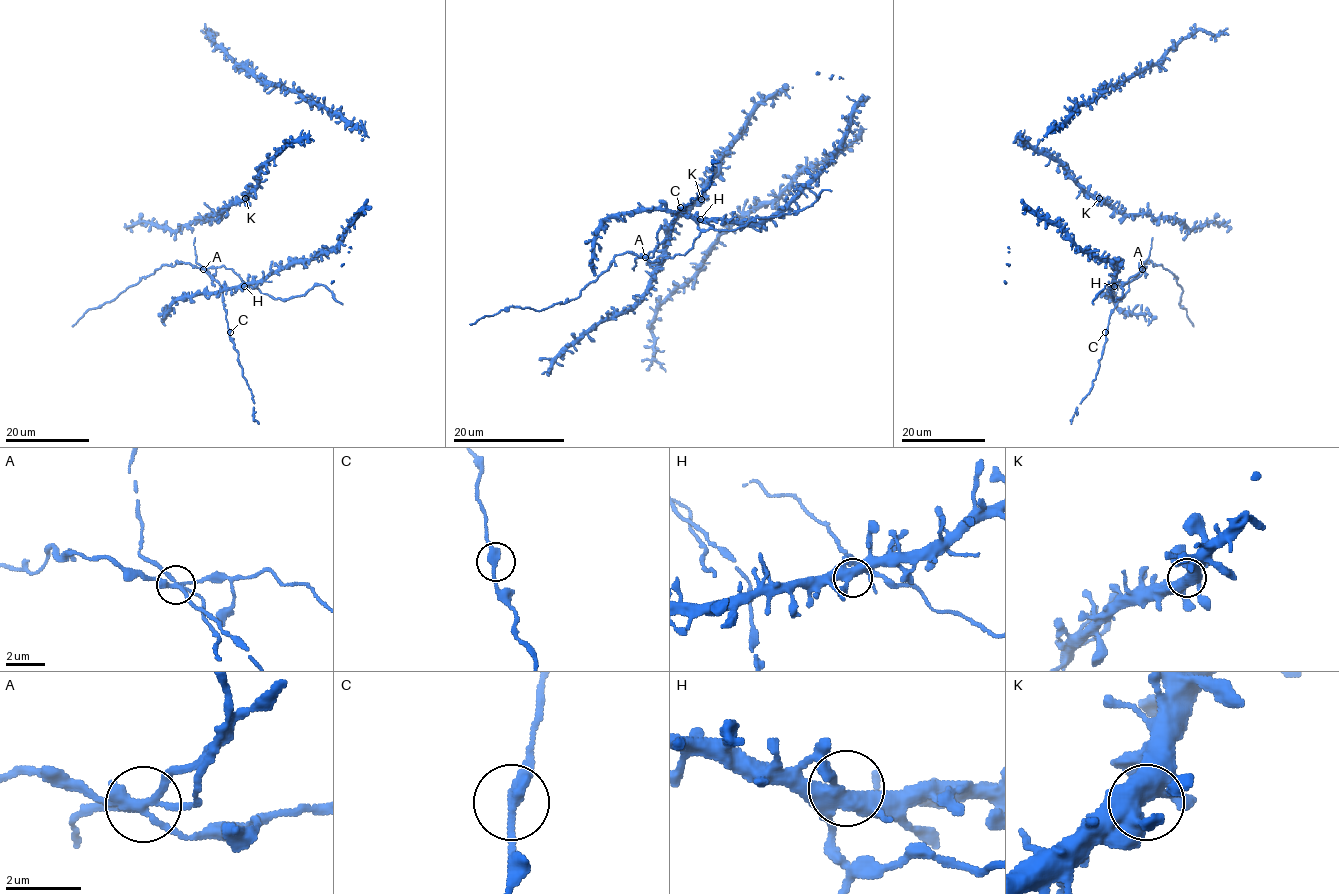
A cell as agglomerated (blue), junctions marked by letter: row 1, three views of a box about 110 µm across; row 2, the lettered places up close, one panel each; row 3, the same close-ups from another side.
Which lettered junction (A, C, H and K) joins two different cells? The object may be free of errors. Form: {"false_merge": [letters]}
{"false_merge": ["A"]}

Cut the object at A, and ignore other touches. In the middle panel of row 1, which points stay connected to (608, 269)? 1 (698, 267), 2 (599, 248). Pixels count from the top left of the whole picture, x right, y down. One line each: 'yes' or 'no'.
1: no
2: no

